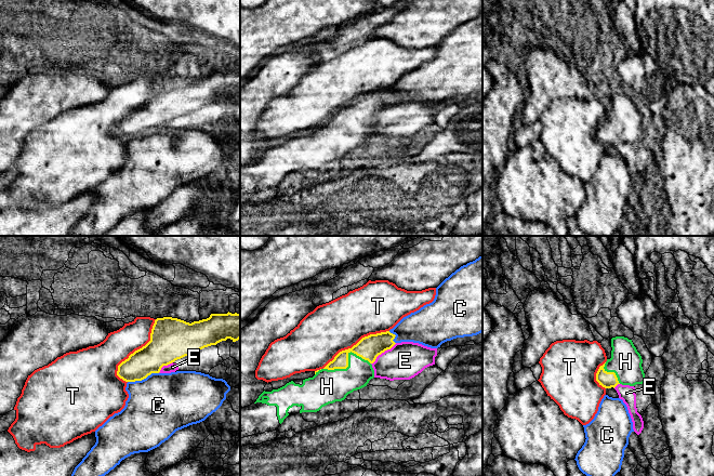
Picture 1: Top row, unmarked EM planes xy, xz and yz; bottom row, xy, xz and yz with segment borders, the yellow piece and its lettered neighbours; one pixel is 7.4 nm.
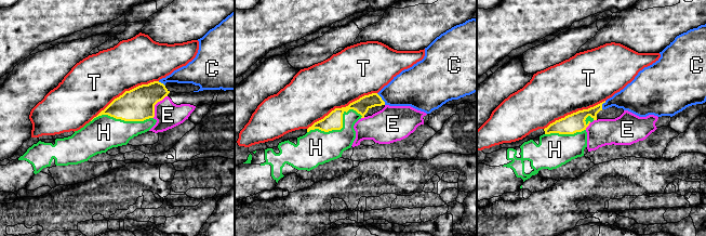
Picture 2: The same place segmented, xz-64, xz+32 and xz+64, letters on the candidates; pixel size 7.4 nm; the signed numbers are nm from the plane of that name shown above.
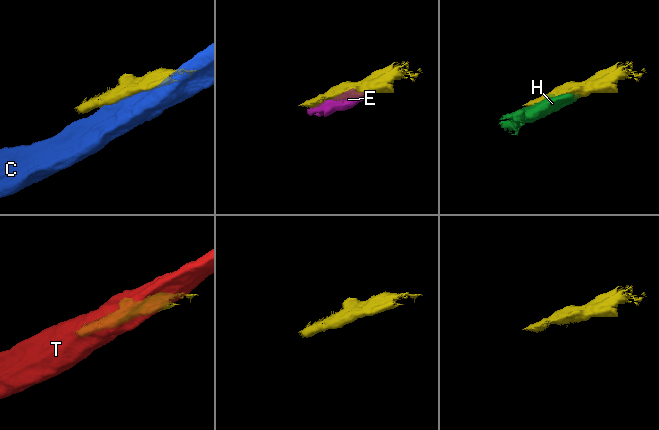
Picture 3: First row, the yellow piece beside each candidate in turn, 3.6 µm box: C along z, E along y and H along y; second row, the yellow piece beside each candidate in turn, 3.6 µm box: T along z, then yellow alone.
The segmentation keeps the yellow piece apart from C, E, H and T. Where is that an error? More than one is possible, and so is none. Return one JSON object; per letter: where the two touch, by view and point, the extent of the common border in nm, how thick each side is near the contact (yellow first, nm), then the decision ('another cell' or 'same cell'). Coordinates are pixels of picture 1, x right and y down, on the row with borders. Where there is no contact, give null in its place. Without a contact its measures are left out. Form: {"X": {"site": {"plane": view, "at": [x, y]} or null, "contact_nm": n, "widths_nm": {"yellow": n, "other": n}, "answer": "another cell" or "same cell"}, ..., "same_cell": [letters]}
{"C": {"site": {"plane": "xy", "at": [143, 379]}, "contact_nm": 240, "widths_nm": {"yellow": 220, "other": 460}, "answer": "another cell"}, "E": {"site": {"plane": "xz", "at": [383, 352]}, "contact_nm": 240, "widths_nm": {"yellow": 180, "other": 280}, "answer": "another cell"}, "H": {"site": {"plane": "xz", "at": [347, 361]}, "contact_nm": 360, "widths_nm": {"yellow": 180, "other": 260}, "answer": "same cell"}, "T": {"site": {"plane": "xy", "at": [137, 349]}, "contact_nm": 500, "widths_nm": {"yellow": 300, "other": 220}, "answer": "another cell"}, "same_cell": ["H"]}

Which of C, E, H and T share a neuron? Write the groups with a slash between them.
C / E / H / T

